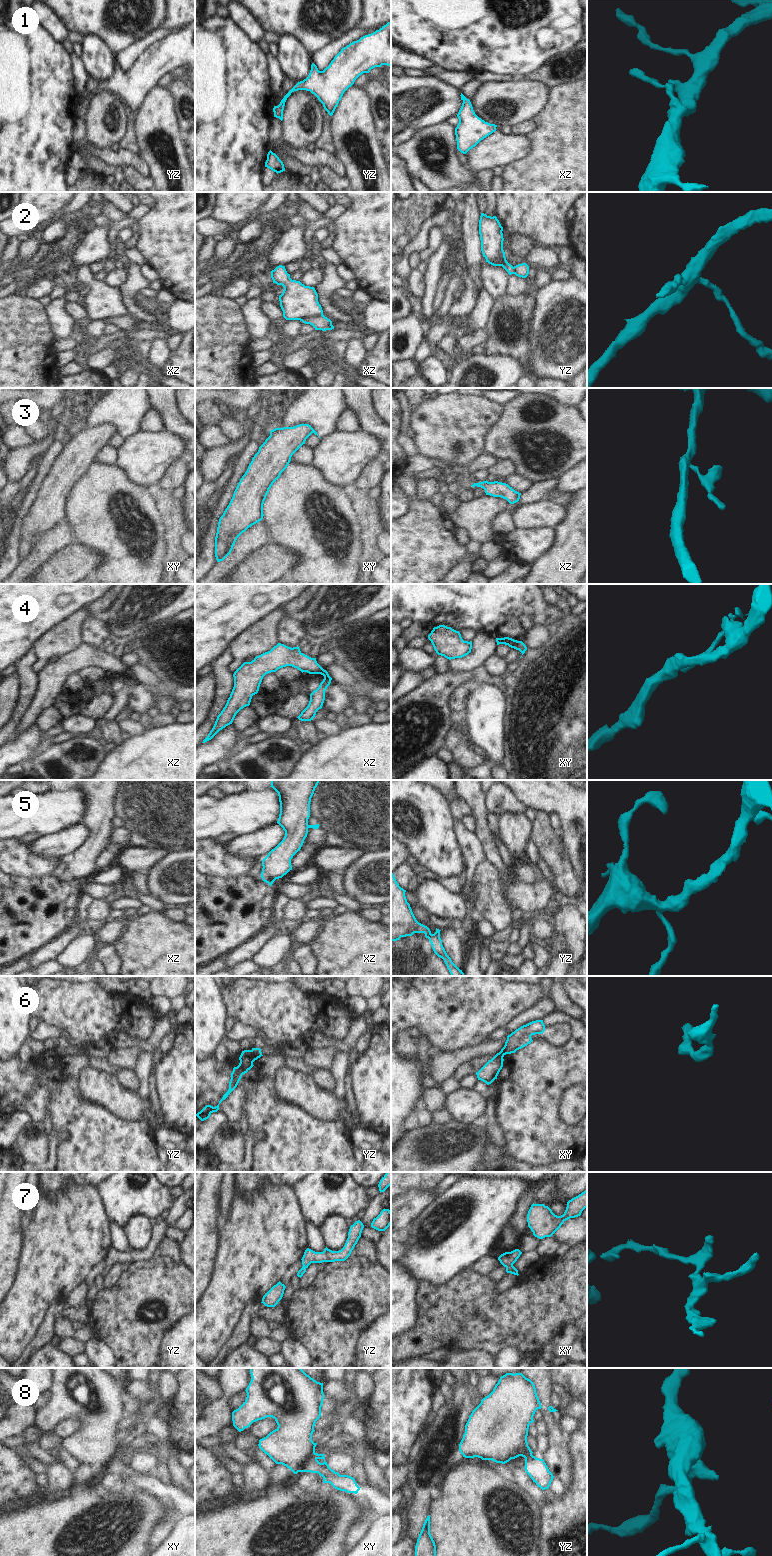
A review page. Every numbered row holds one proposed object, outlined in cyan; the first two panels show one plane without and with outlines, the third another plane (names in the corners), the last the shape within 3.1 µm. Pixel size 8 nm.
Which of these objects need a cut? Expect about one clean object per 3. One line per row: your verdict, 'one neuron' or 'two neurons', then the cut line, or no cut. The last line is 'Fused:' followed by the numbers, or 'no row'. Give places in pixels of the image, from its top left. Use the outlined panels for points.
1: one neuron; no cut
2: two neurons; cut in xz along (322, 313), (308, 315), (299, 319)
3: two neurons; cut in xy along (311, 428), (313, 432)
4: two neurons; cut in xy along (518, 641), (512, 647)
5: two neurons; cut in yz along (430, 933), (427, 937)
6: two neurons; cut in yz along (251, 1050), (255, 1059)
7: one neuron; no cut
8: two neurons; cut in xy along (315, 1453), (299, 1471)
Fused: 2, 3, 4, 5, 6, 8

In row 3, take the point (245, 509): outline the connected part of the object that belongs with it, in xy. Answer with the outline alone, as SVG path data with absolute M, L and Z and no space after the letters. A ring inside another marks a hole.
M309 424L275 428L259 447L233 497L220 517L215 537L215 557L223 561L237 538L263 519L263 504L269 489L287 468L292 455L313 433Z

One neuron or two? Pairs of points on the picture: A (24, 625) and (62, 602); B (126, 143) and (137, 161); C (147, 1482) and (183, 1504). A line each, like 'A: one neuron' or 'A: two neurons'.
A: one neuron
B: two neurons
C: one neuron

